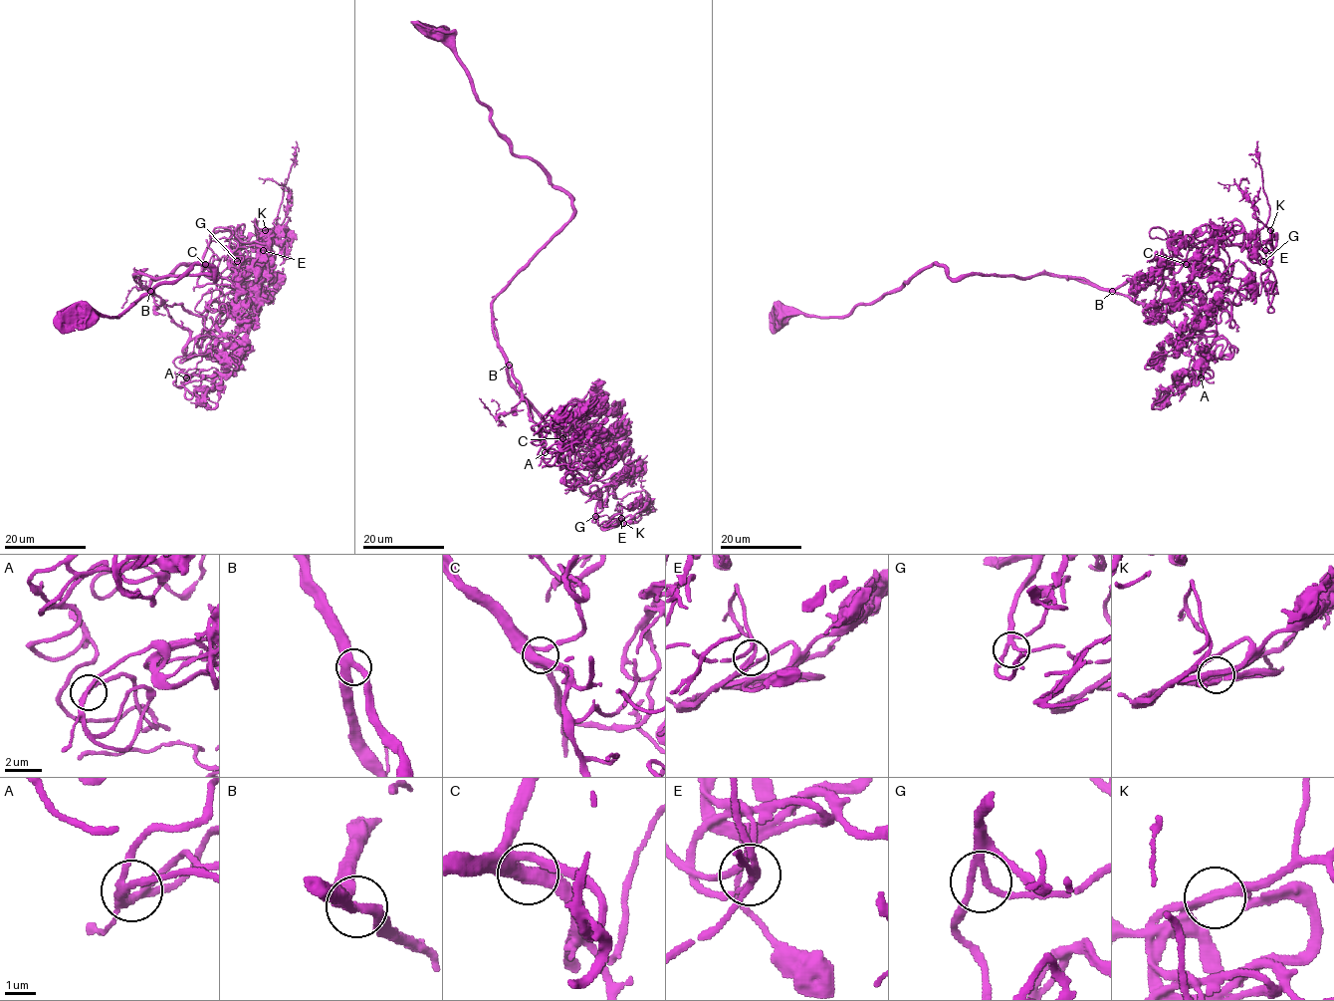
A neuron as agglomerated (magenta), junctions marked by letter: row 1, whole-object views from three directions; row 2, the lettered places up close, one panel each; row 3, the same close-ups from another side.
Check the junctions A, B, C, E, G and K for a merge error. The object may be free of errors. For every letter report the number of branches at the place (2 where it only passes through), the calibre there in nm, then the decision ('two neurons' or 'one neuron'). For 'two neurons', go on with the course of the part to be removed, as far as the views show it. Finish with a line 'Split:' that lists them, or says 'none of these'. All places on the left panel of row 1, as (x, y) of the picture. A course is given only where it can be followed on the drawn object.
A: 3 | 200 nm | one neuron
B: 3 | 400 nm | one neuron
C: 3 | 400 nm | one neuron
E: 3 | 180 nm | one neuron
G: 3 | 160 nm | one neuron
K: 3 | 260 nm | two neurons | (265, 231), (275, 225), (297, 146), (298, 150)
Split: K

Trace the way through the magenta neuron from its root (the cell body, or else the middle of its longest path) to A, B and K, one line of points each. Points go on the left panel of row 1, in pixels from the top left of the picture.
A: (78, 316), (118, 317), (207, 263), (216, 278), (134, 276), (204, 319), (201, 359), (186, 377)
B: (78, 316), (118, 317), (155, 285), (173, 284), (195, 263), (207, 263), (216, 278), (135, 275), (150, 291)
K: (78, 316), (118, 317), (195, 263), (216, 278), (134, 276), (197, 263), (219, 231), (251, 262), (265, 231)

